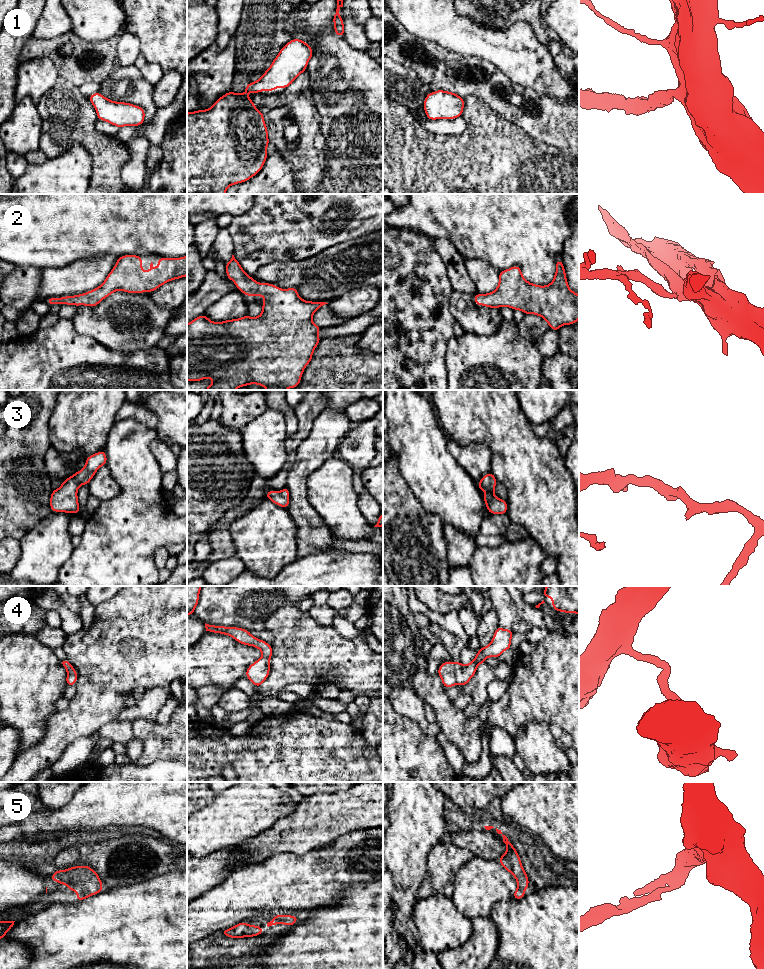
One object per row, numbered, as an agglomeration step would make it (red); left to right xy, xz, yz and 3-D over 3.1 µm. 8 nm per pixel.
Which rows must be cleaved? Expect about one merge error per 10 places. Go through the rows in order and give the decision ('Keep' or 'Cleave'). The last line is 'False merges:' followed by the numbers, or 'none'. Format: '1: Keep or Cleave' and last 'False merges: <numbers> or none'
1: Keep
2: Keep
3: Keep
4: Keep
5: Keep
False merges: none

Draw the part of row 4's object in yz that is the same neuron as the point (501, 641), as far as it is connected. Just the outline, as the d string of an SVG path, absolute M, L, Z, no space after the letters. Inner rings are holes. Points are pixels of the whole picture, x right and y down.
M501 627L496 628L492 641L489 645L481 647L476 657L467 665L460 661L453 663L451 660L439 666L437 674L441 677L445 688L455 685L464 686L475 675L477 667L484 663L487 657L499 658L501 653L511 649L511 638L514 632Z

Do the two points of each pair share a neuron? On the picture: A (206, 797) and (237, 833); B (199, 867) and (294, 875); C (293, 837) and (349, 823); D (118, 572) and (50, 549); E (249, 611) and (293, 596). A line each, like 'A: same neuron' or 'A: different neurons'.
A: different neurons
B: different neurons
C: same neuron
D: different neurons
E: different neurons

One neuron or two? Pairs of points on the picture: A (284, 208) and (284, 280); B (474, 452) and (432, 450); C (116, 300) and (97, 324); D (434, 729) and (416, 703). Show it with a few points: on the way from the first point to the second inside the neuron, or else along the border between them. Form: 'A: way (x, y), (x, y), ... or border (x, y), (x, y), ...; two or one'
A: border (307, 258), (280, 259), (261, 266); two
B: border (447, 440), (447, 449), (464, 470); two
C: way (115, 306), (103, 318); one
D: way (427, 725), (418, 716), (416, 710); one

